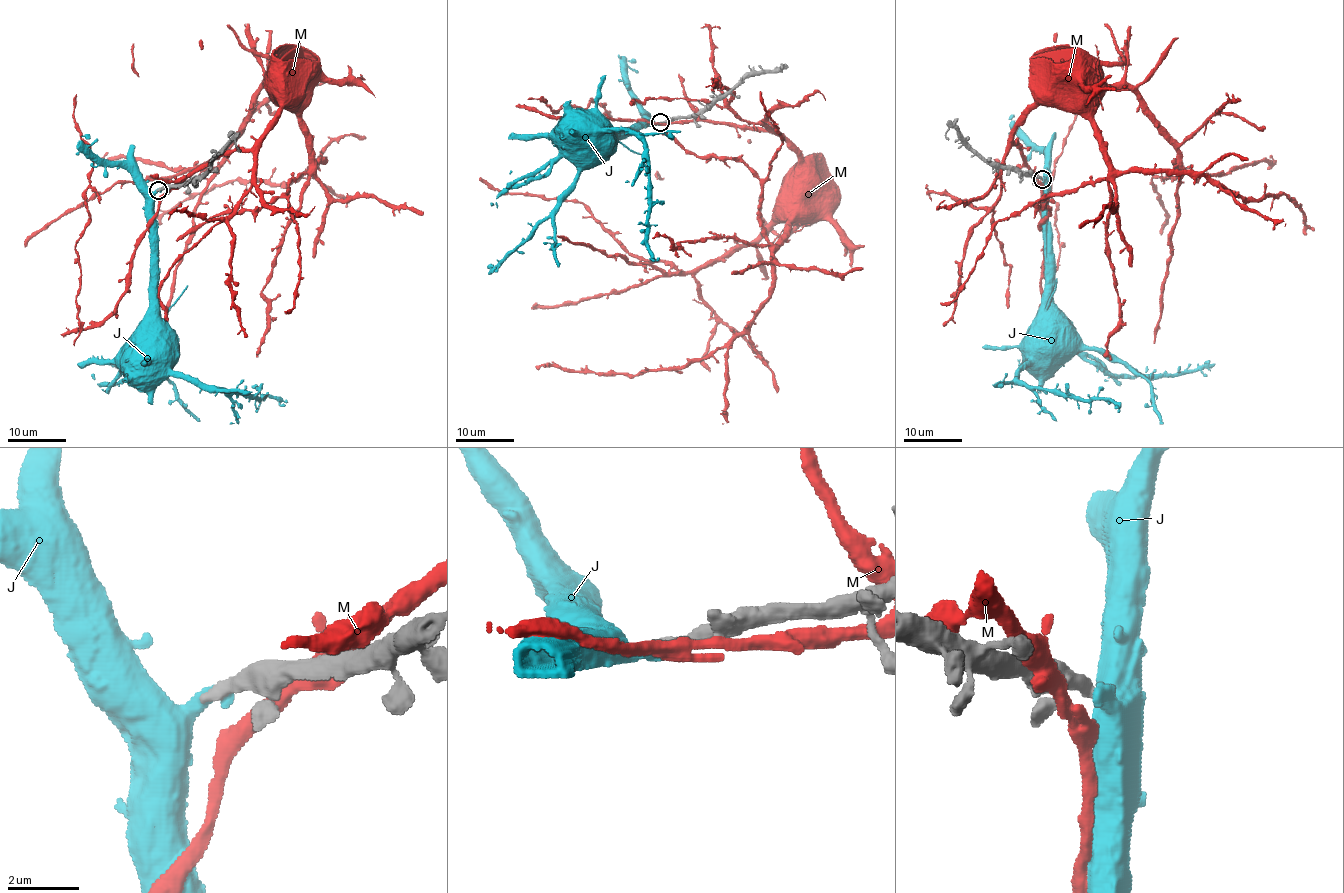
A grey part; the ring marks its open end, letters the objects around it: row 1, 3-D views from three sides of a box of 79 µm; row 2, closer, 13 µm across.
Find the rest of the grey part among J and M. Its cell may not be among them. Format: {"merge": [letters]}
{"merge": ["J"]}

